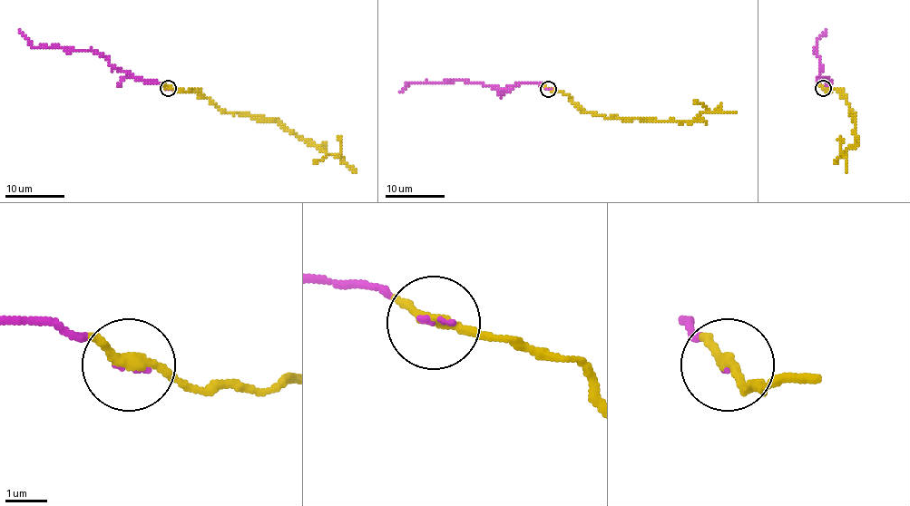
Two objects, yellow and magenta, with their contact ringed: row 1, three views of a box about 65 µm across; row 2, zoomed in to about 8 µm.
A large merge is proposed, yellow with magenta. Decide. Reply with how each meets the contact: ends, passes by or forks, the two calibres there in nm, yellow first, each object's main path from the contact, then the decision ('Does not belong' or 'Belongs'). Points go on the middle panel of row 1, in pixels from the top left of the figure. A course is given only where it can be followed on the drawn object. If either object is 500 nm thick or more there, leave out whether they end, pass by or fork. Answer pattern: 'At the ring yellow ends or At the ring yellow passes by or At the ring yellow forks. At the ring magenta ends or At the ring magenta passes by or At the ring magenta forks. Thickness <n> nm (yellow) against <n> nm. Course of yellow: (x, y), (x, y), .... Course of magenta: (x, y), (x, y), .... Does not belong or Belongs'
At the ring yellow passes by. At the ring magenta ends. Thickness 240 nm (yellow) against 80 nm. Course of yellow: (547, 89), (561, 91), (584, 111), (607, 118), (692, 121), (702, 113), (735, 111). Course of magenta: (547, 89), (539, 83), (516, 83), (500, 88), (455, 79), (415, 82), (400, 91). Belongs

